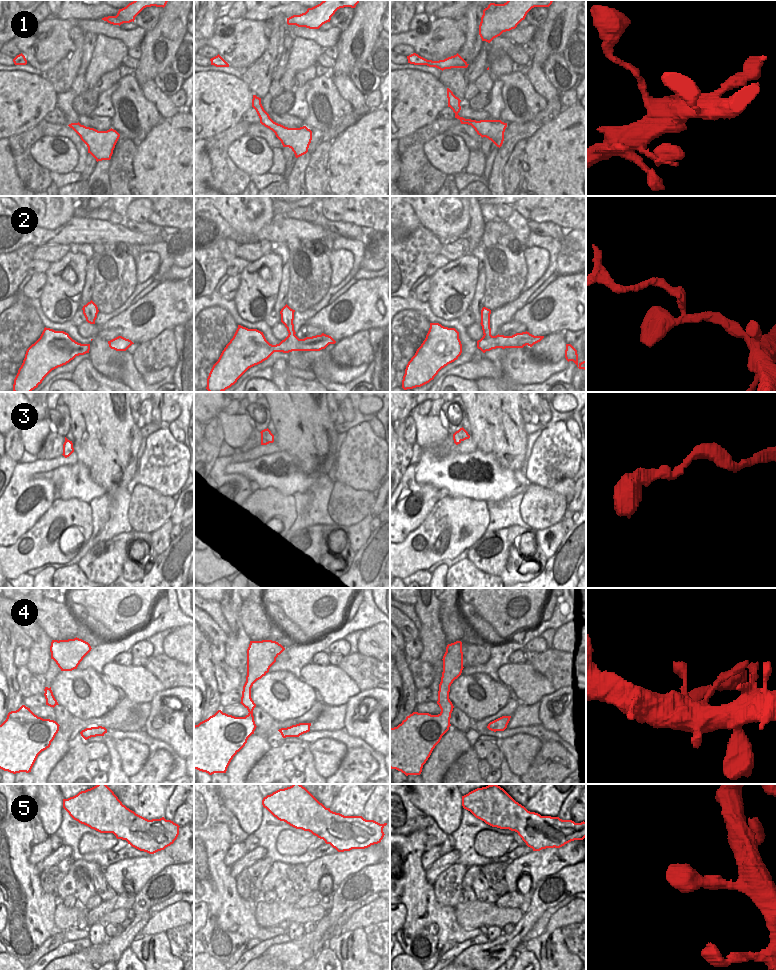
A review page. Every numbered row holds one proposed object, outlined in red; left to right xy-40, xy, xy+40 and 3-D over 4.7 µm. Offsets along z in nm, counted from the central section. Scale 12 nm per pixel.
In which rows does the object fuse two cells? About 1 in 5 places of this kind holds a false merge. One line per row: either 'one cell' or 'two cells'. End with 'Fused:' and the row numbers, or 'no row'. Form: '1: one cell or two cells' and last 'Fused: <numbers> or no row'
1: one cell
2: two cells
3: one cell
4: one cell
5: one cell
Fused: 2

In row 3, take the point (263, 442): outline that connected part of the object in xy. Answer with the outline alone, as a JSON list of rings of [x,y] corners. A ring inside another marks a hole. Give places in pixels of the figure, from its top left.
[[[268,428],[262,430],[260,433],[261,433],[261,445],[267,445],[269,443],[274,442],[274,435]]]

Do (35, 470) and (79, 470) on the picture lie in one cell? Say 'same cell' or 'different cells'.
different cells

